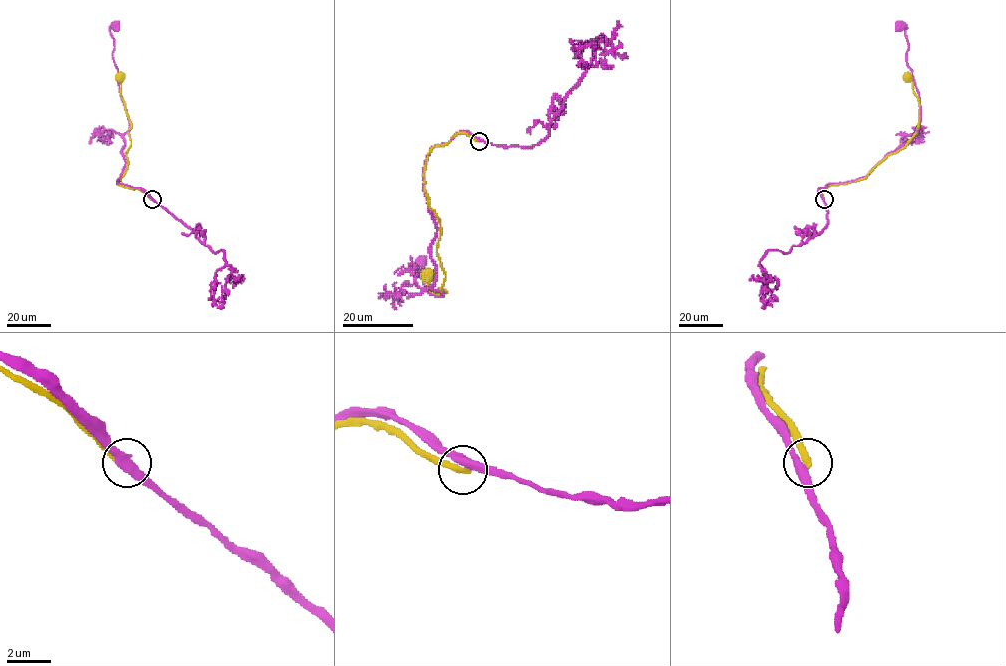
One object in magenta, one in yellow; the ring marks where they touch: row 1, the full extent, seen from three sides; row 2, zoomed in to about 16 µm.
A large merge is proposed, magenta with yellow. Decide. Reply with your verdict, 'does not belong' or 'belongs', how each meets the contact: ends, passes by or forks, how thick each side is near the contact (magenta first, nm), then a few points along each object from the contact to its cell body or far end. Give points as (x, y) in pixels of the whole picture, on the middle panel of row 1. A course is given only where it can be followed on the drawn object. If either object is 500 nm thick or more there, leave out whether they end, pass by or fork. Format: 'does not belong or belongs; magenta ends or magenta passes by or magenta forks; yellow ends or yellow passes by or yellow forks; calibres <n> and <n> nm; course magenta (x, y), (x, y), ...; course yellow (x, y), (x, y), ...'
does not belong; magenta passes by; yellow ends; calibres 400 and 340 nm; course magenta (479, 140), (462, 132), (430, 151), (423, 175), (436, 228), (432, 287), (442, 295), (411, 269), (420, 262); course yellow (478, 140), (458, 133), (427, 157), (424, 190), (440, 228), (437, 254), (446, 292), (434, 293), (428, 274)

